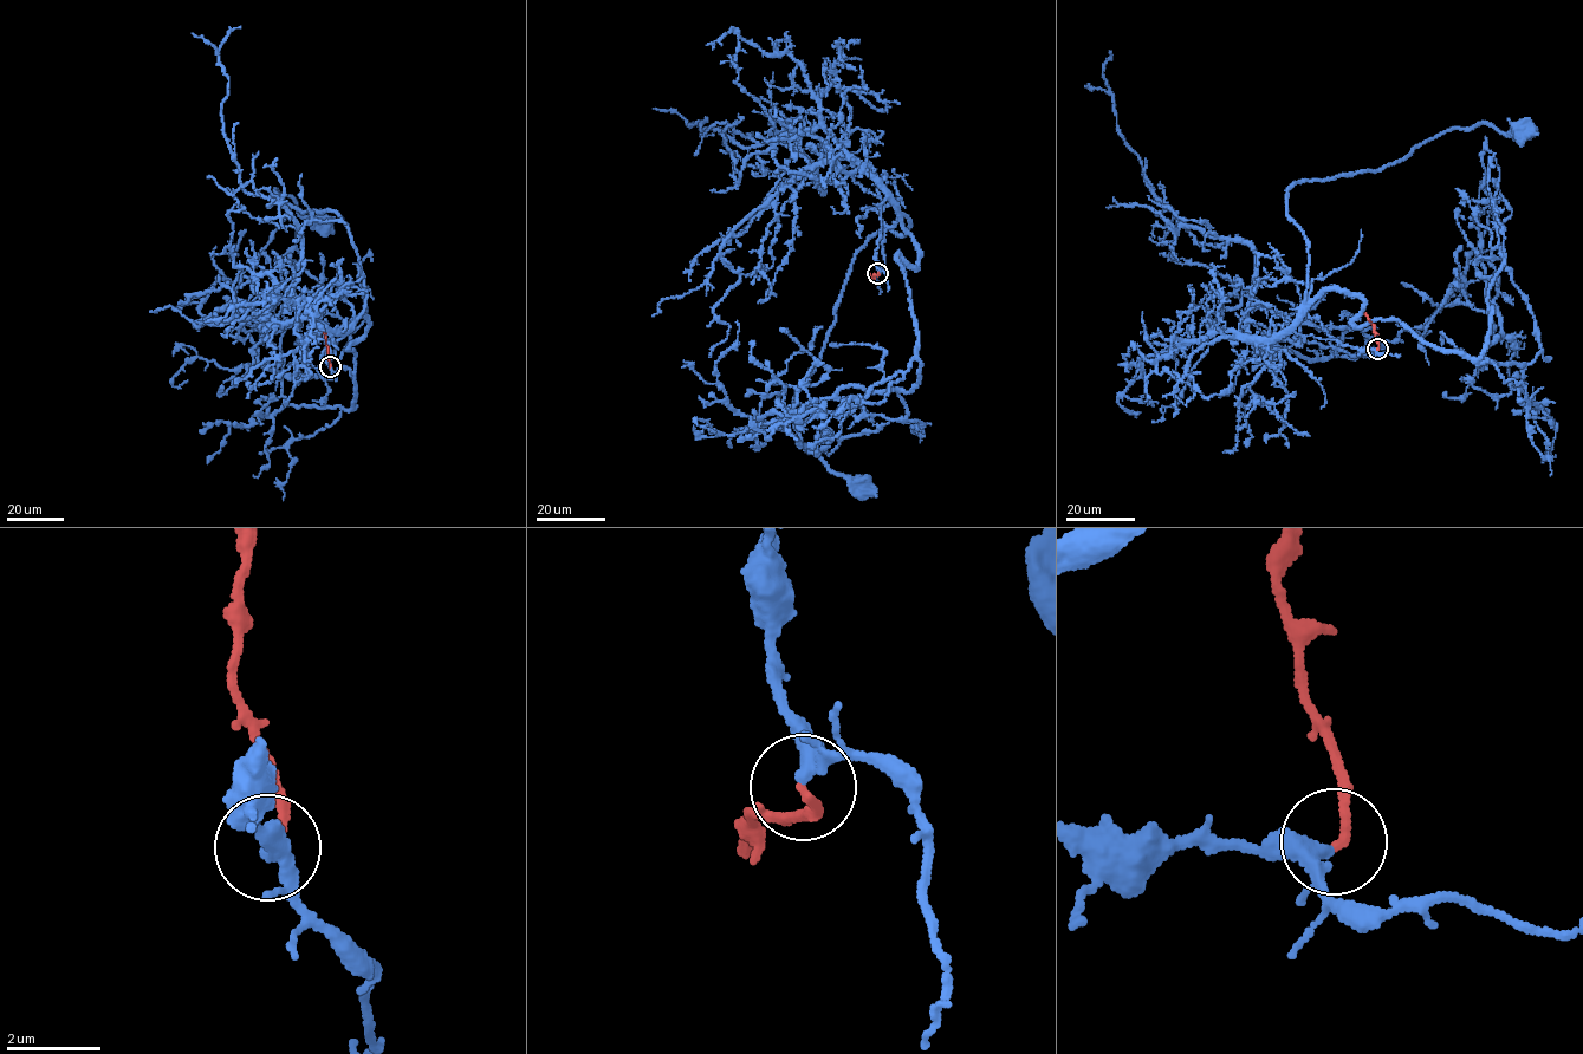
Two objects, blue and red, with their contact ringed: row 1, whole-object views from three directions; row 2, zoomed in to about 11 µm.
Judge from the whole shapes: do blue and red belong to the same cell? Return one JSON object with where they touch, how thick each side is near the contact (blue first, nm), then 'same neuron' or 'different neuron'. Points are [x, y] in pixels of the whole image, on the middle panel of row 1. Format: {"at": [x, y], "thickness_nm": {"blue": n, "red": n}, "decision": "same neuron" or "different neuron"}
{"at": [877, 273], "thickness_nm": {"blue": 320, "red": 200}, "decision": "same neuron"}

